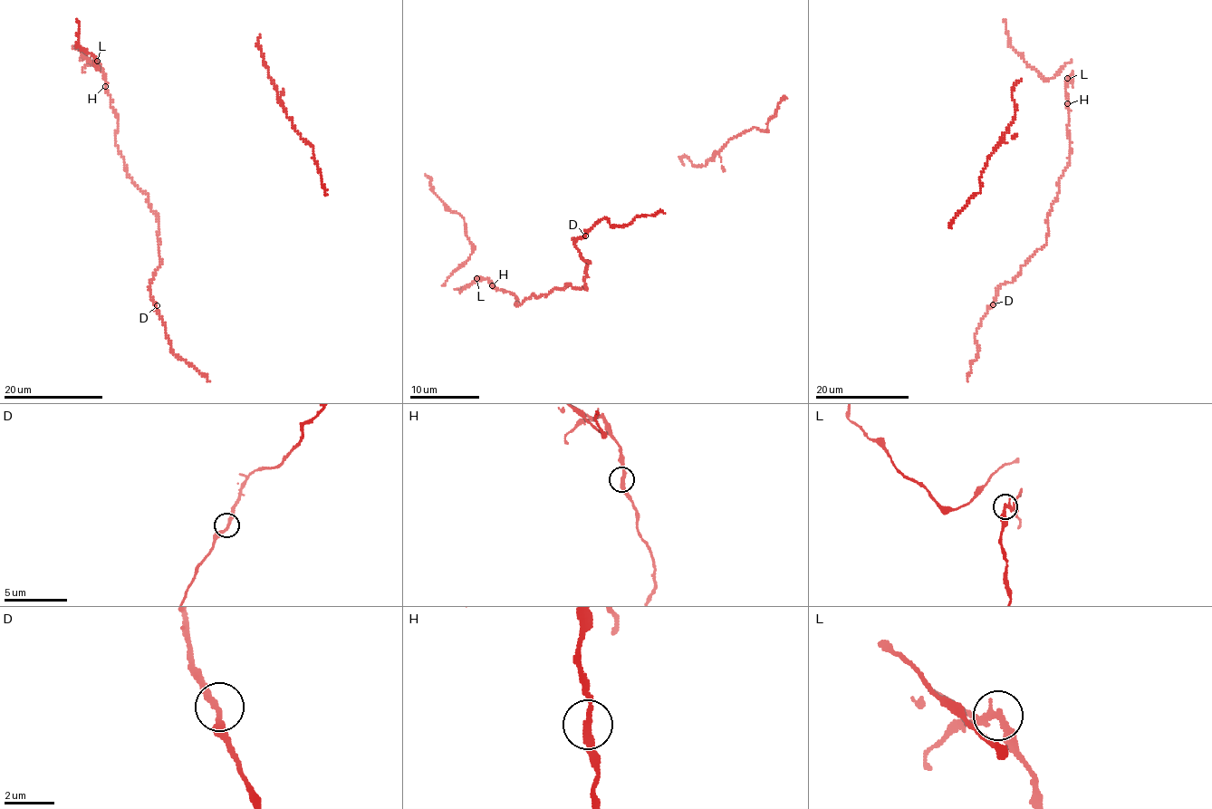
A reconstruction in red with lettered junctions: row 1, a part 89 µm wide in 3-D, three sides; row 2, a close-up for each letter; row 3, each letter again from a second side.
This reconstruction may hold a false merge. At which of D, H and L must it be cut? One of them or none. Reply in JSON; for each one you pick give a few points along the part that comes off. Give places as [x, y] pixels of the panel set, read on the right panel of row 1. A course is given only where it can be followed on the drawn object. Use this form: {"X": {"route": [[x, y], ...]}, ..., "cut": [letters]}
{"cut": ["L"]}

